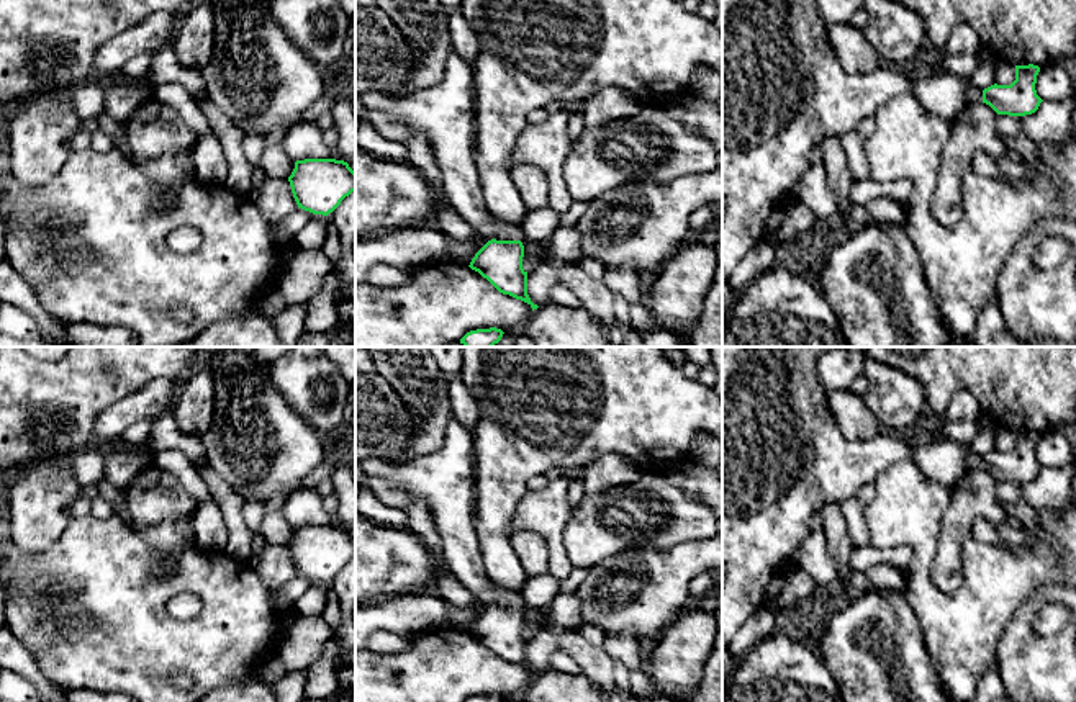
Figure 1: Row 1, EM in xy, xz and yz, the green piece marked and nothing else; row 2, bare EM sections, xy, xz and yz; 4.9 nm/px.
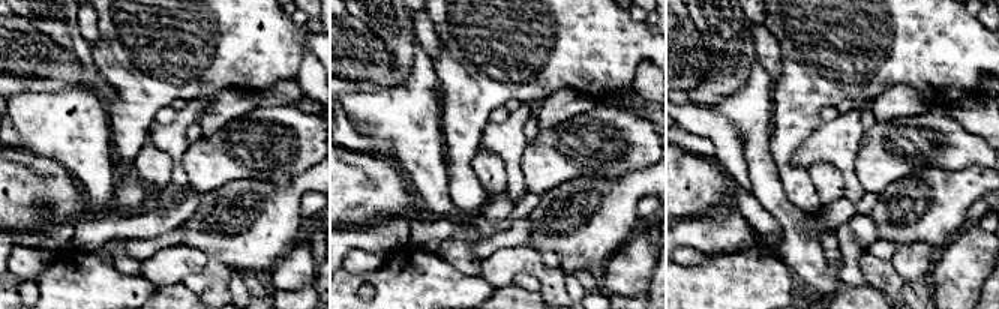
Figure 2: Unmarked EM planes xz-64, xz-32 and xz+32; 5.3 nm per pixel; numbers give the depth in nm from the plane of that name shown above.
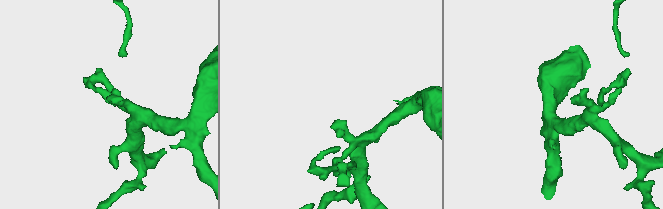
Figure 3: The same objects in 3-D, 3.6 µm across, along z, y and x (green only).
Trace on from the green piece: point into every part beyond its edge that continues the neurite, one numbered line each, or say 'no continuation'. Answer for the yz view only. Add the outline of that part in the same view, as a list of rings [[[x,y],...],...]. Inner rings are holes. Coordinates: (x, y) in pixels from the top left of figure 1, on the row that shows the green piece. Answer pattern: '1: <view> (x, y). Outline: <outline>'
1: yz (973, 95). Outline: [[[966,83],[965,88],[965,105],[974,105],[974,103],[981,103],[983,101],[983,90]]]

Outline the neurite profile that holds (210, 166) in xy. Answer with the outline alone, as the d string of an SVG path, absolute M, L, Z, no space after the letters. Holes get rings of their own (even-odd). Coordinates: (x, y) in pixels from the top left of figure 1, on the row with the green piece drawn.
M210 128L197 133L193 172L195 178L206 187L224 185L228 177L226 154Z

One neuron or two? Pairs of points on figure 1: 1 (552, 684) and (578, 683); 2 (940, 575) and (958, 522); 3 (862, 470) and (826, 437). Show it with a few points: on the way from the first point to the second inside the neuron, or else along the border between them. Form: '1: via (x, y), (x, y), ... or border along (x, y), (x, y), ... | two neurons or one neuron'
1: via (559, 684), (572, 684) | one neuron
2: via (947, 562), (953, 535) | one neuron
3: via (854, 463), (834, 445) | one neuron

